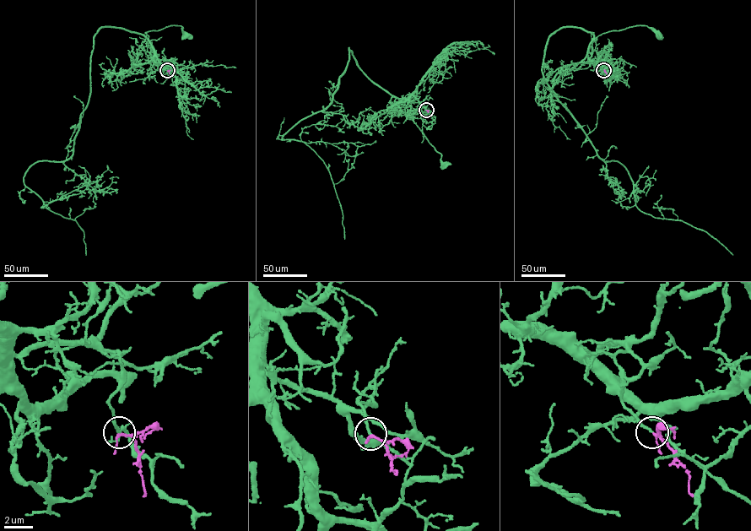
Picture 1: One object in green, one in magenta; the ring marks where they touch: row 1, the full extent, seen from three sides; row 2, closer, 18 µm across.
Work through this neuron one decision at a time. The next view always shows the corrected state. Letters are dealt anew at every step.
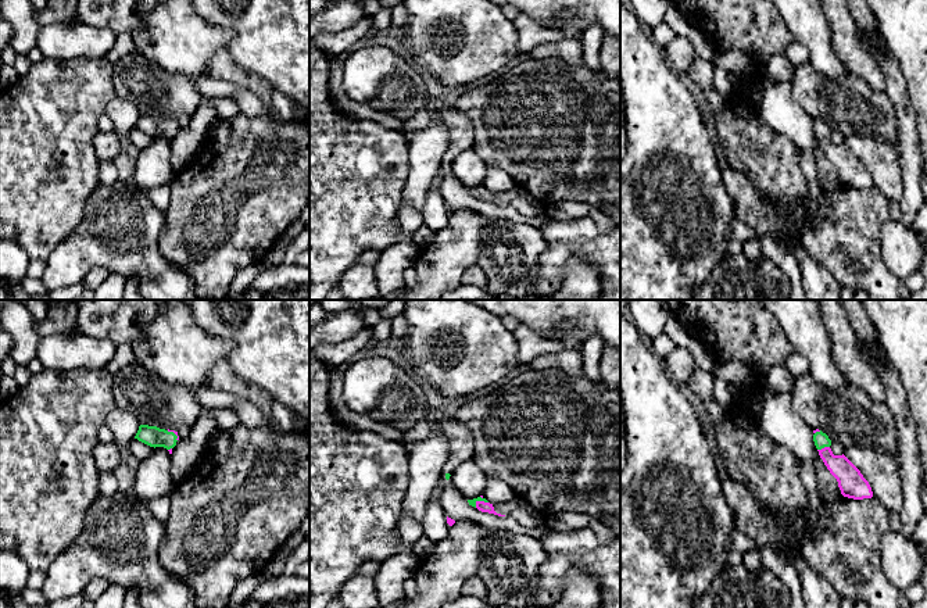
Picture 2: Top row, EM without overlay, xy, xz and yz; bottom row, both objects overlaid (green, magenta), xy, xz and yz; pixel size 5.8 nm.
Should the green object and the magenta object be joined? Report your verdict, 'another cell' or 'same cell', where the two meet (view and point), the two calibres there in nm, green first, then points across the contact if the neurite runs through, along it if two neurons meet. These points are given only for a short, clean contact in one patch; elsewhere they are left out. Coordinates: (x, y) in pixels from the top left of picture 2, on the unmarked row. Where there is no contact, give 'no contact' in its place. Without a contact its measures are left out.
same cell; contact yz (823, 136); calibres 90 and 150 nm; way yz (820, 128), (823, 136), (849, 168)

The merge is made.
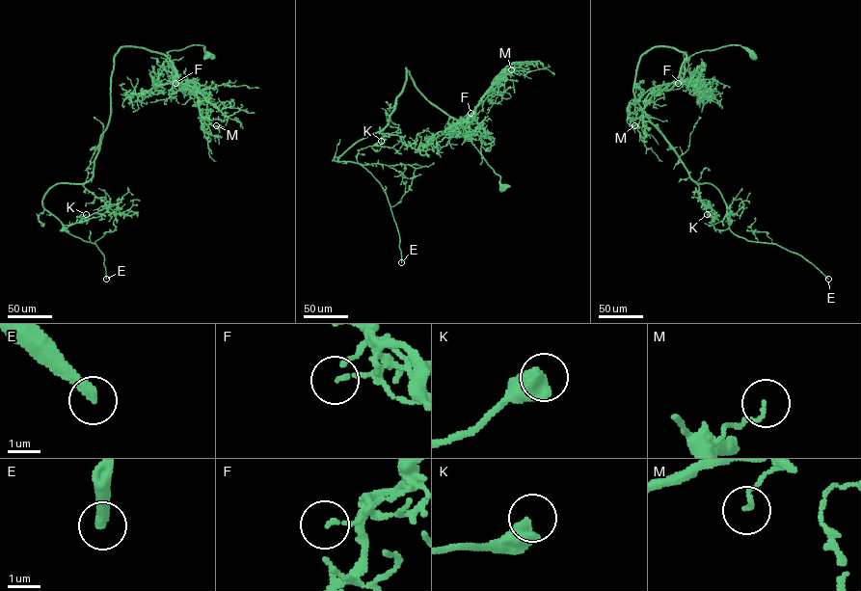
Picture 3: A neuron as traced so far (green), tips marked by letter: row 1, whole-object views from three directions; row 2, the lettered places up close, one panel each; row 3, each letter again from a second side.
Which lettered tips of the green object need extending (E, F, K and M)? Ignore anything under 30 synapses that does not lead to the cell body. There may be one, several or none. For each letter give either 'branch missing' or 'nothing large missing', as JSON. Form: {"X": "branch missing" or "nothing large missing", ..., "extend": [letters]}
{"E": "branch missing", "F": "nothing large missing", "K": "nothing large missing", "M": "nothing large missing", "extend": ["E"]}

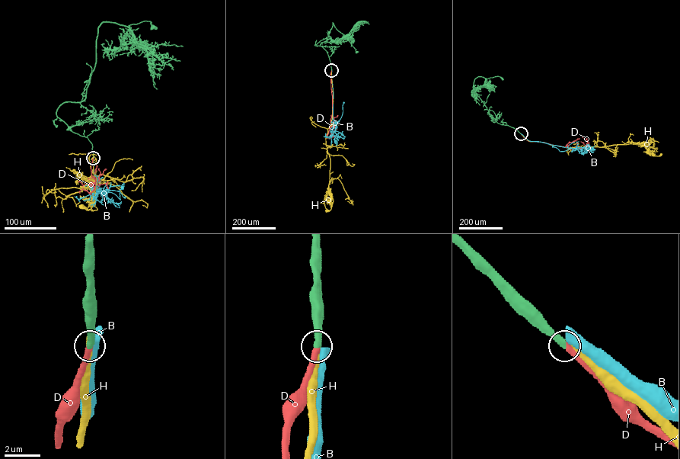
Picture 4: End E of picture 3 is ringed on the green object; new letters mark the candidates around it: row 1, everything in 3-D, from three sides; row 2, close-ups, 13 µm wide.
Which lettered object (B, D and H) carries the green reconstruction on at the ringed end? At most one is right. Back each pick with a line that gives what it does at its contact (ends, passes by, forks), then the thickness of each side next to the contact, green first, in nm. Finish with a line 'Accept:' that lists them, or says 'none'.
D: It ends there. Thickness 380 nm (green) against 340 nm
Accept: D

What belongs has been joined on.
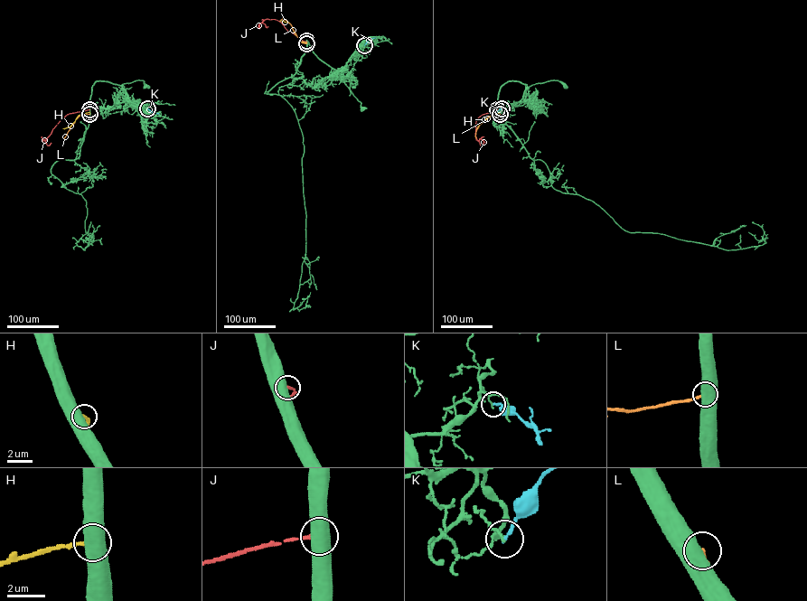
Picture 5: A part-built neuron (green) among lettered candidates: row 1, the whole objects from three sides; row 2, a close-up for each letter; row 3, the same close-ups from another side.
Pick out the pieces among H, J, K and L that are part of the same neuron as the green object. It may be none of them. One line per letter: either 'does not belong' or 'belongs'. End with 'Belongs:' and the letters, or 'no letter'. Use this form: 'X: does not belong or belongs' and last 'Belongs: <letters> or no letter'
H: does not belong
J: does not belong
K: does not belong
L: does not belong
Belongs: no letter

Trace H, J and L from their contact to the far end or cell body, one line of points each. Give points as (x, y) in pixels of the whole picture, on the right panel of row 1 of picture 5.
H: (499, 112), (481, 122), (477, 128)
J: (497, 109), (483, 114), (476, 122), (475, 136), (480, 145), (483, 143)
L: (500, 114), (489, 117), (480, 124), (476, 138)

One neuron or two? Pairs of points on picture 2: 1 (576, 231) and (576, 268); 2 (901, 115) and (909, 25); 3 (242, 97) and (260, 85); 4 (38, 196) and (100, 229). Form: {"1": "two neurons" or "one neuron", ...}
{"1": "two neurons", "2": "two neurons", "3": "two neurons", "4": "two neurons"}

